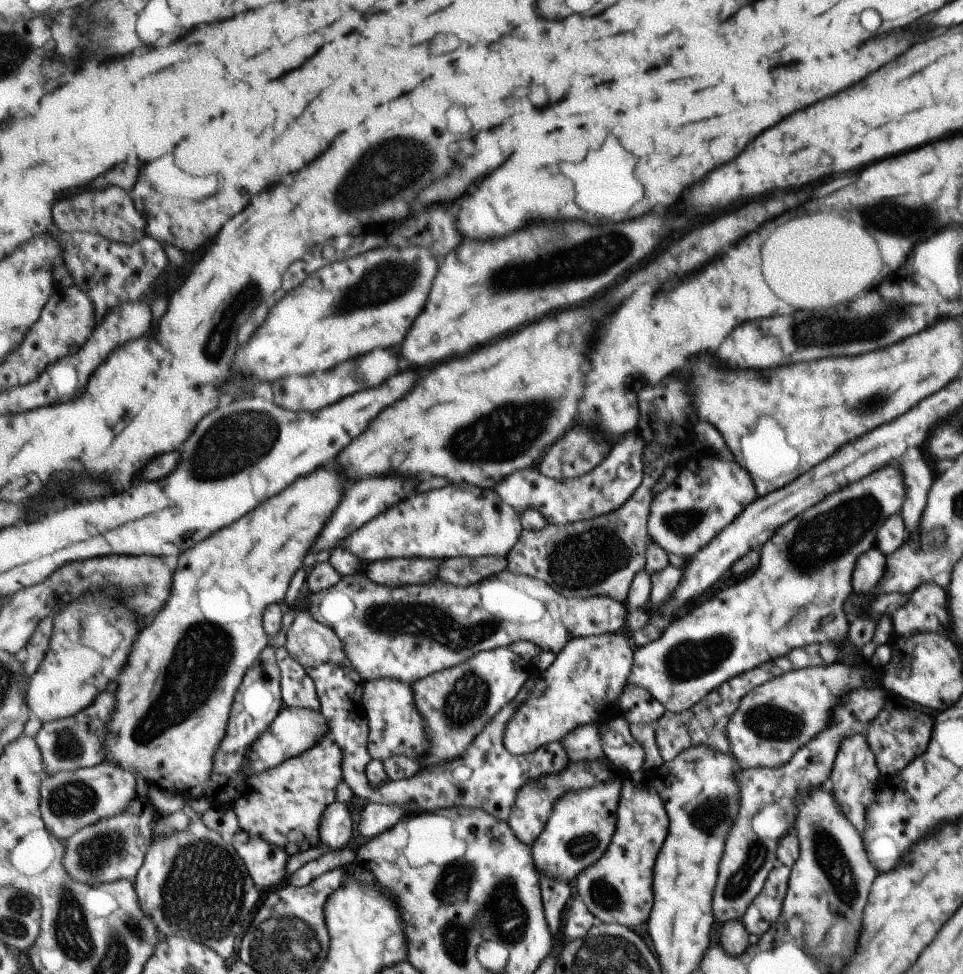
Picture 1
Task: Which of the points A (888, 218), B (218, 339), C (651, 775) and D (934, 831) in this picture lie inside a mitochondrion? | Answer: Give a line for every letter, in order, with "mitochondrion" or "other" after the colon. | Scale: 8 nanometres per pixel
A: mitochondrion
B: mitochondrion
C: other
D: other

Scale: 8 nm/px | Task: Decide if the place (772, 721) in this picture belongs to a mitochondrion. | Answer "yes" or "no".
yes

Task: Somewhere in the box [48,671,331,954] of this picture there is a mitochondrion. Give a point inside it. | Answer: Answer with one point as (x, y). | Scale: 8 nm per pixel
(204, 893)

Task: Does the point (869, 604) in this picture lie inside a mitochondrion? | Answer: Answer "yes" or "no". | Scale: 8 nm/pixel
no

